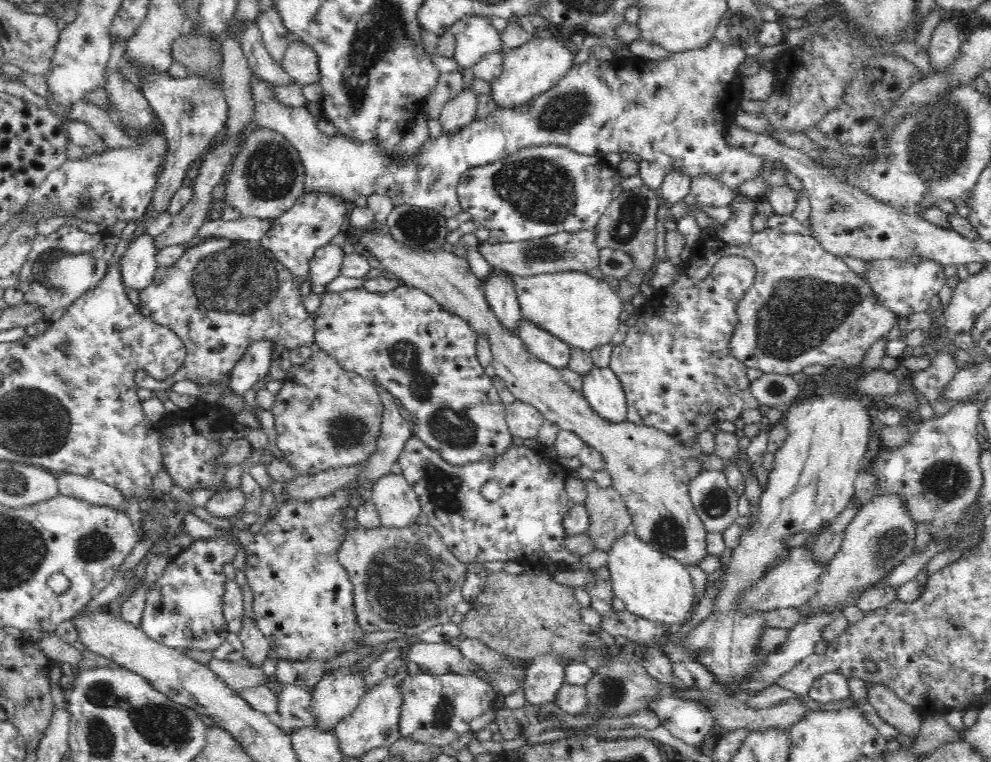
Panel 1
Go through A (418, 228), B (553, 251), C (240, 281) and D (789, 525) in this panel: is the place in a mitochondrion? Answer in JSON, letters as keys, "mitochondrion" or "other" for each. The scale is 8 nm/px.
{"A":"mitochondrion","B":"mitochondrion","C":"mitochondrion","D":"other"}

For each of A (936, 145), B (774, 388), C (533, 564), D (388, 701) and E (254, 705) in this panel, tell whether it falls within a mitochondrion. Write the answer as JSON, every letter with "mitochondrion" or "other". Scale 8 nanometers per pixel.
{"A":"mitochondrion","B":"mitochondrion","C":"other","D":"other","E":"other"}

